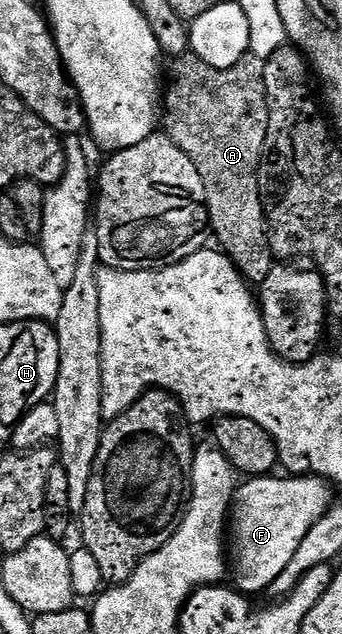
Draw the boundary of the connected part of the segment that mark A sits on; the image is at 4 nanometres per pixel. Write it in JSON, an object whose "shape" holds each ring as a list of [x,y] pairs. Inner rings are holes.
{"shape":[[[186,53],[176,56],[172,60],[172,63],[173,68],[170,71],[168,68],[167,86],[163,91],[164,134],[168,135],[169,140],[175,146],[183,149],[183,153],[187,153],[187,157],[191,157],[191,161],[203,181],[205,204],[209,206],[209,225],[215,239],[221,242],[218,243],[220,250],[224,251],[228,255],[229,260],[237,266],[237,271],[240,272],[242,279],[246,283],[260,285],[267,277],[267,273],[271,273],[271,269],[275,266],[275,256],[269,244],[269,225],[265,222],[265,206],[261,200],[261,176],[259,174],[263,167],[263,156],[266,154],[265,138],[267,137],[267,129],[269,128],[269,102],[265,96],[265,60],[250,53],[243,56],[235,65],[231,65],[231,69],[215,69],[211,65],[207,65],[206,61],[201,61],[197,55]]]}

